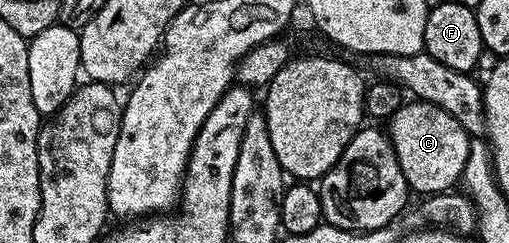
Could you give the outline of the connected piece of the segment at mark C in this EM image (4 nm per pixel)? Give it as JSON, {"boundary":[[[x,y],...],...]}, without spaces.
{"boundary":[[[407,100],[386,123],[385,133],[391,139],[407,185],[414,193],[416,190],[419,196],[445,194],[460,185],[459,177],[465,170],[473,139],[449,112],[428,102]]]}

